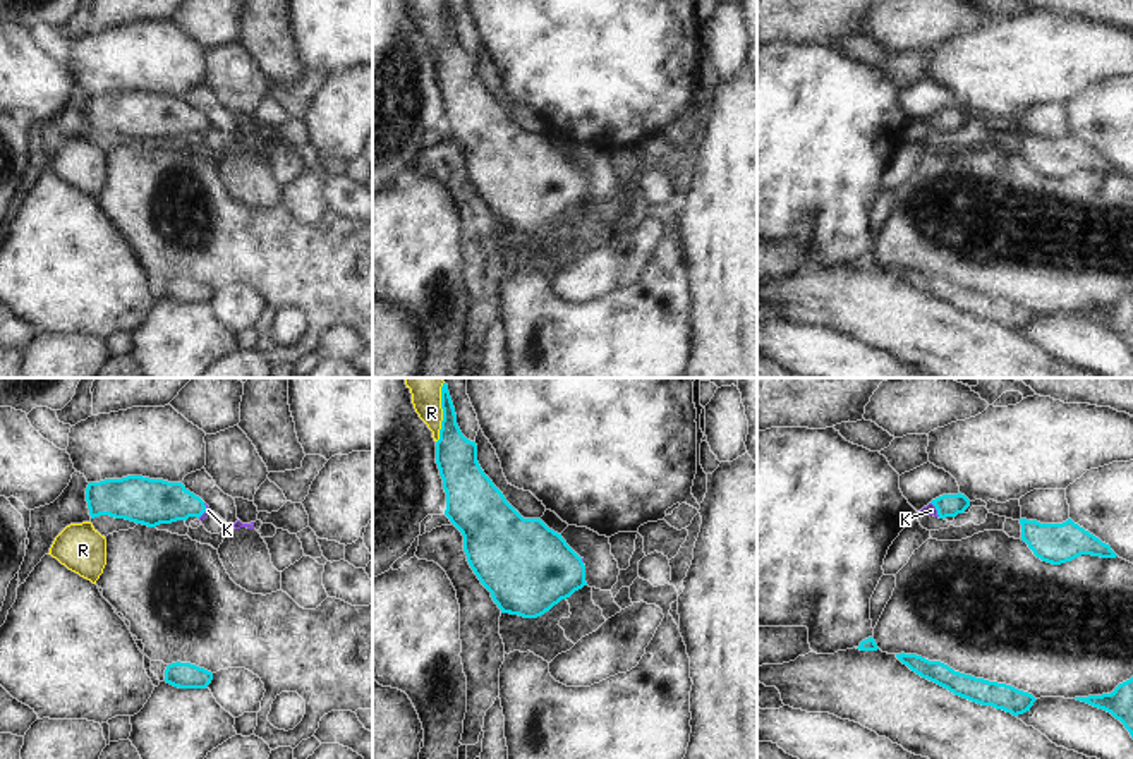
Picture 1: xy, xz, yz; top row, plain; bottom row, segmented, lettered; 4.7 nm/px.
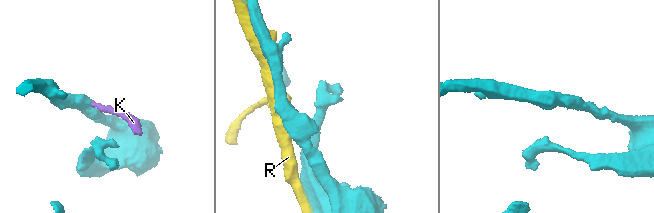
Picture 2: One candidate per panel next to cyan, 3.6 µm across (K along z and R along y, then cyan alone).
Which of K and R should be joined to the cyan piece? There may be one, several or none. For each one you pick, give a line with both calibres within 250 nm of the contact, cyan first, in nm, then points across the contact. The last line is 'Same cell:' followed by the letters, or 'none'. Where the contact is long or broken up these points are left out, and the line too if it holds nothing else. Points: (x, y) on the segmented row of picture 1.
K: Thickness 220 nm (cyan) against 20 nm. Path across: xy (153, 502), (186, 503), (205, 510), (208, 510)
Same cell: K.

